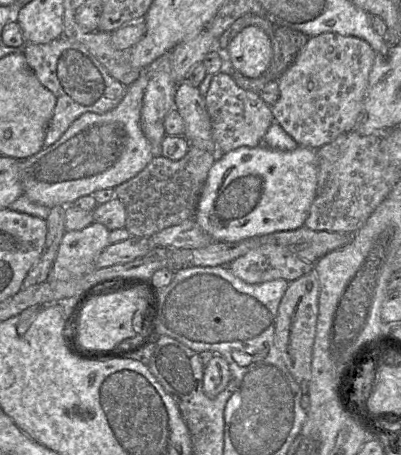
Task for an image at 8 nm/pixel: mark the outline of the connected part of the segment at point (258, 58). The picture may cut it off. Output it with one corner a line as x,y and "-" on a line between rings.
257,26
242,29
229,43
226,64
249,78
260,77
272,59
272,44
268,35

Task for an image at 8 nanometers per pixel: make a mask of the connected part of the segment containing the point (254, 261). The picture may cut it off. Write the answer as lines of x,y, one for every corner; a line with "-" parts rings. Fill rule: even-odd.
265,244
233,260
227,267
244,282
260,284
276,279
293,282
313,271
313,264
300,259
291,247

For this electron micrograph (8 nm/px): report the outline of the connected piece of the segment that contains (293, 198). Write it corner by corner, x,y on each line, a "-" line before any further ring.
261,144
239,147
217,155
203,187
194,220
216,242
237,242
253,236
296,230
304,226
316,196
318,158
316,150
298,146
292,151
280,151

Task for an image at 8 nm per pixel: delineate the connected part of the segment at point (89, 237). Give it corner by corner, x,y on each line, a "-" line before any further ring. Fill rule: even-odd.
95,222
81,230
65,232
46,281
69,281
94,272
97,269
96,262
99,255
110,245
109,233
107,227

